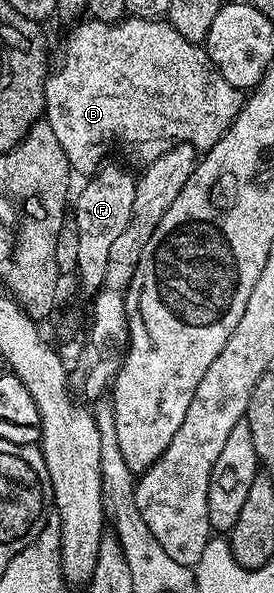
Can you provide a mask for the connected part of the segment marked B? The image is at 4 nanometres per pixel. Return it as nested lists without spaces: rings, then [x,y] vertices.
[[[127,16],[121,21],[96,21],[93,19],[82,19],[78,25],[66,37],[66,46],[62,49],[62,58],[58,61],[58,66],[51,68],[46,74],[46,86],[44,87],[44,99],[46,100],[46,111],[44,120],[48,127],[52,127],[52,132],[56,135],[56,140],[60,142],[60,147],[64,147],[64,155],[68,155],[68,163],[75,174],[86,173],[93,175],[98,172],[103,164],[102,156],[106,153],[109,145],[122,145],[122,149],[134,161],[149,163],[156,160],[160,155],[164,155],[172,147],[177,145],[191,145],[196,151],[205,151],[217,143],[226,134],[228,127],[238,118],[238,112],[242,110],[244,100],[243,90],[232,87],[220,71],[214,69],[214,64],[208,59],[205,48],[198,47],[195,53],[190,53],[186,61],[192,68],[198,69],[195,73],[170,73],[170,49],[187,48],[188,43],[182,35],[165,19],[151,19],[148,17]]]

